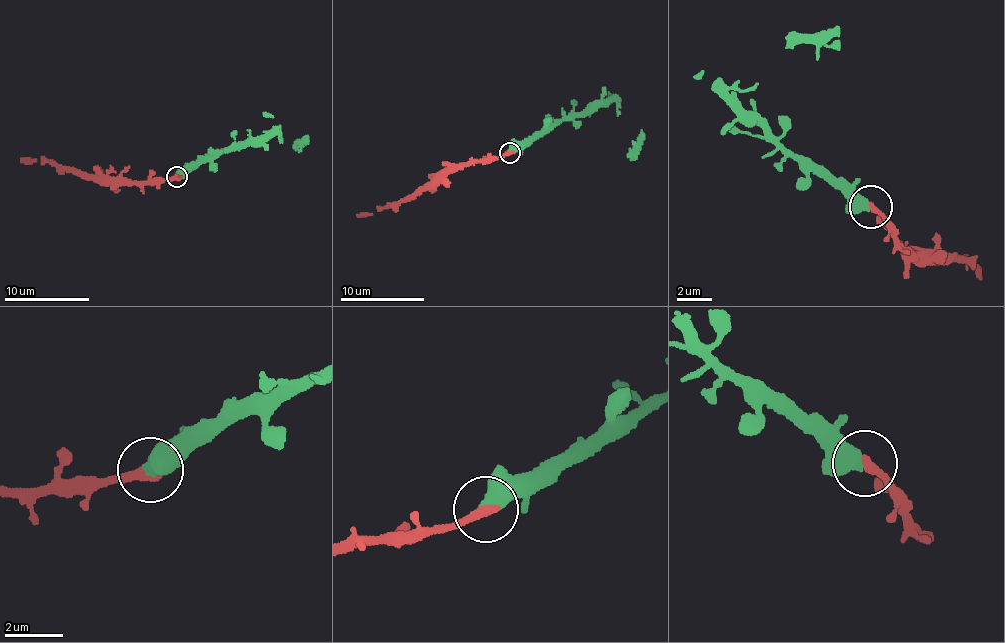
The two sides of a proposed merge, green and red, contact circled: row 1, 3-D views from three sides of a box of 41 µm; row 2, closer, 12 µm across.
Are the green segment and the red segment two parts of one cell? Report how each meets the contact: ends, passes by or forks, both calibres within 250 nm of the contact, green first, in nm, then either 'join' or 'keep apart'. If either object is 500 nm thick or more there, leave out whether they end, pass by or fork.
calibres 600 and 380 nm; join

